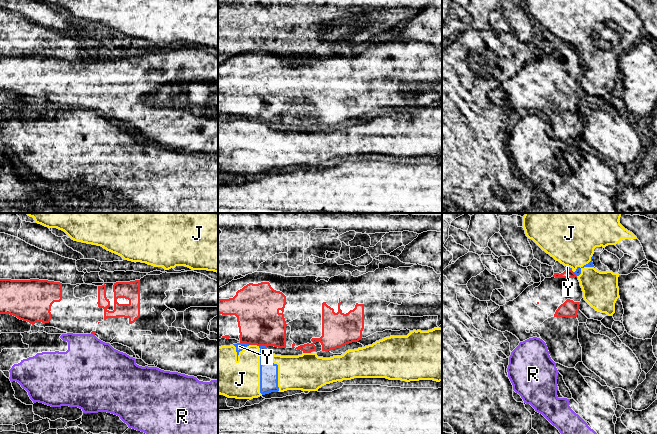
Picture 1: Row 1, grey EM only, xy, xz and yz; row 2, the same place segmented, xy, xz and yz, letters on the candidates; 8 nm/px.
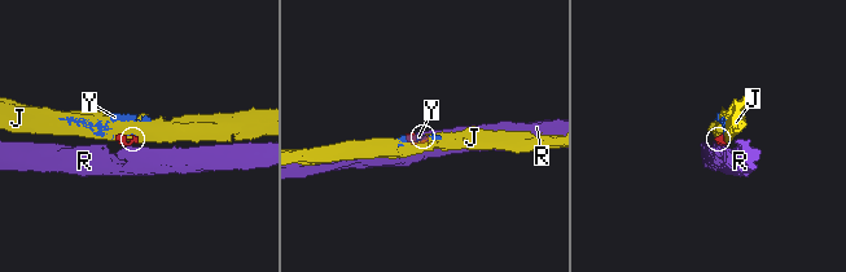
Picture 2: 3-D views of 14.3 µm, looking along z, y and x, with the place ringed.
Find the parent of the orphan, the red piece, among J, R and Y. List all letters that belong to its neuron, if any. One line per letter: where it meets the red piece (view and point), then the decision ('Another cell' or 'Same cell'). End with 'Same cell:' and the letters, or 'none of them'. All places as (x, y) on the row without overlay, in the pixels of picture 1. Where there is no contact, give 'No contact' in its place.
J: Touches red at xz (254, 120). Another cell
R: Touches red at xy (93, 109). Another cell
Y: Touches red at xz (245, 118). Another cell
Same cell: none of them

